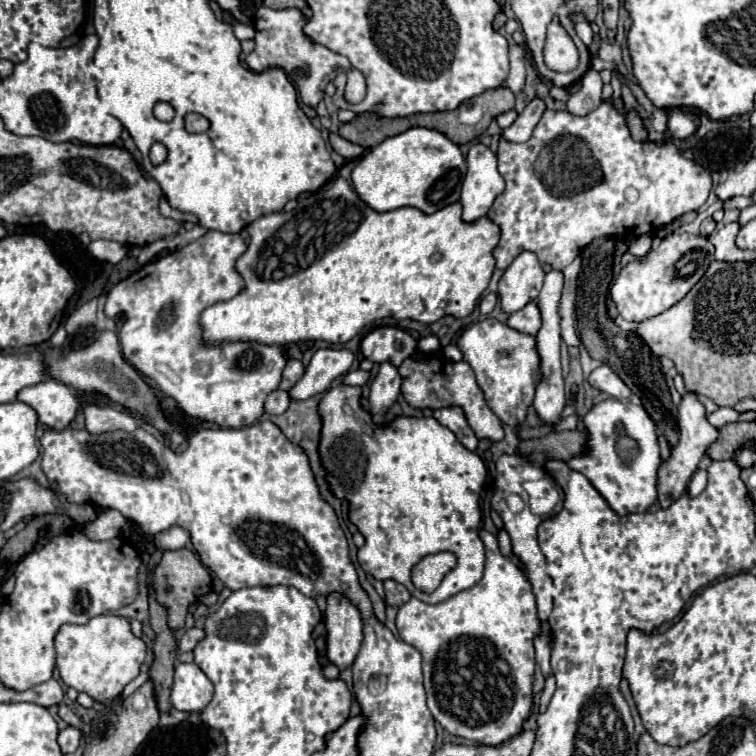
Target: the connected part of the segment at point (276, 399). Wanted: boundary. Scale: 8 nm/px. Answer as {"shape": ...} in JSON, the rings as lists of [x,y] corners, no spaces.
{"shape":[[[274,390],[268,398],[266,398],[266,404],[264,404],[264,410],[268,414],[280,414],[280,412],[286,412],[290,404],[290,394],[284,392],[284,390]]]}

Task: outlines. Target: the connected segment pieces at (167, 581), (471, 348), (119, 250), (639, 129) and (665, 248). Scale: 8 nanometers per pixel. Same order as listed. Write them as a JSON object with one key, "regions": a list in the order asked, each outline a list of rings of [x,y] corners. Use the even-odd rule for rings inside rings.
{"regions":[[[[166,550],[160,564],[154,570],[154,582],[156,582],[156,598],[160,604],[168,608],[168,626],[178,630],[184,626],[188,606],[196,602],[200,596],[208,594],[212,588],[212,578],[208,570],[202,566],[202,562],[196,558],[192,550]]],[[[486,318],[482,322],[472,324],[470,330],[466,330],[458,338],[456,344],[464,354],[464,360],[472,366],[478,386],[482,388],[488,406],[498,414],[498,418],[512,426],[524,424],[526,410],[532,404],[536,384],[540,382],[540,360],[534,336],[512,330],[510,326],[494,318]]],[[[94,240],[88,244],[88,250],[94,258],[118,264],[126,256],[126,246],[112,240]]],[[[638,116],[638,120],[626,120],[628,122],[628,128],[630,128],[630,132],[632,132],[632,138],[634,140],[648,140],[648,130],[646,130],[646,126],[644,126],[644,120]]],[[[670,234],[658,248],[654,248],[644,262],[630,262],[620,270],[620,276],[610,288],[610,296],[618,306],[618,312],[628,322],[644,322],[662,314],[676,302],[680,302],[690,288],[704,276],[708,264],[714,260],[714,248],[708,238],[694,234]]]]}

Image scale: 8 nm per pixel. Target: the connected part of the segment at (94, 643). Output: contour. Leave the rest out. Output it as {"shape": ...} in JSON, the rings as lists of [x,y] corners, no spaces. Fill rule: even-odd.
{"shape":[[[116,614],[94,616],[84,626],[66,624],[56,634],[56,668],[66,686],[86,692],[96,702],[114,700],[132,682],[146,658],[146,644],[130,630],[130,620]]]}

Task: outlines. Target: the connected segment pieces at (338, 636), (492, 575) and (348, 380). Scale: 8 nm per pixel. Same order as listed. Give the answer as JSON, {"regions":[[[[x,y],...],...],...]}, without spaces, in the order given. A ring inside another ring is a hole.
{"regions":[[[[330,592],[326,596],[326,634],[328,634],[328,658],[340,670],[350,666],[360,652],[364,640],[364,624],[360,610],[342,592]]],[[[482,528],[480,538],[486,546],[486,568],[482,580],[440,604],[426,604],[418,598],[410,598],[404,606],[400,606],[396,626],[402,642],[414,646],[424,658],[424,688],[434,720],[454,736],[476,740],[484,746],[498,746],[518,734],[524,720],[530,716],[532,676],[536,666],[534,636],[540,630],[540,620],[536,614],[536,600],[524,572],[500,552],[494,534]]],[[[352,370],[344,376],[344,384],[348,386],[364,386],[370,378],[370,372],[364,372],[364,370]]]]}

